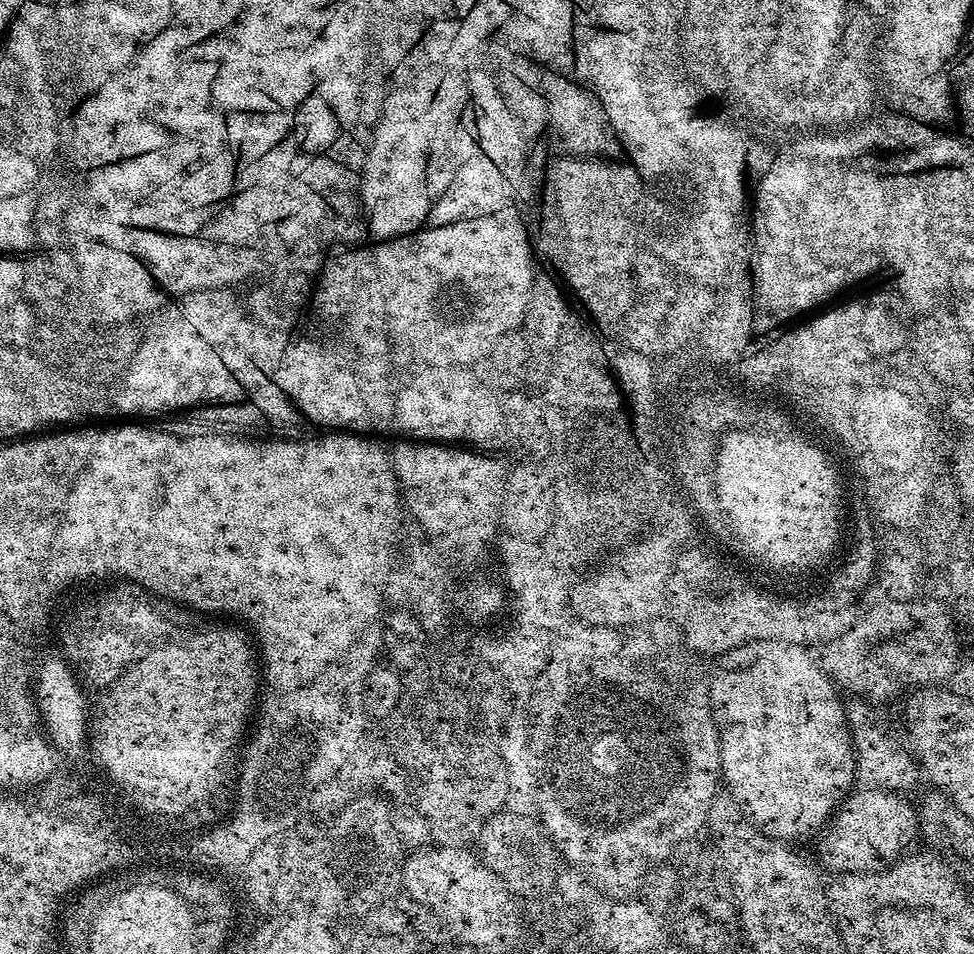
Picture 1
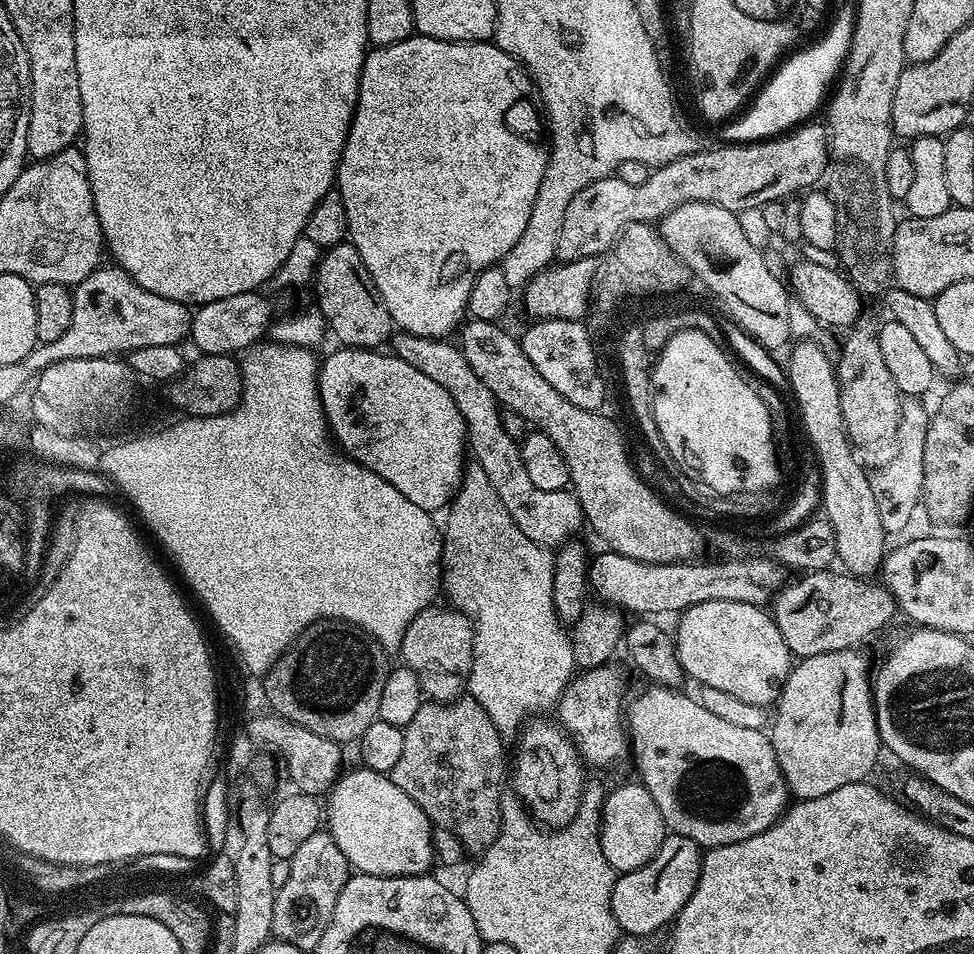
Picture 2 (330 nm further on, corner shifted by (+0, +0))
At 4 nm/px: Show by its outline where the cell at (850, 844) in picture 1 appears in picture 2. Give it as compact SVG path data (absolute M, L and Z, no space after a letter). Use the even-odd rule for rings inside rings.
M653 683L647 687L632 701L627 701L626 731L630 737L631 755L636 755L639 783L650 790L669 833L690 838L707 850L754 838L754 834L762 834L762 830L784 815L790 793L778 766L774 746L763 731L734 726L710 714L706 706L693 697L691 700L684 690L663 688L661 684Z

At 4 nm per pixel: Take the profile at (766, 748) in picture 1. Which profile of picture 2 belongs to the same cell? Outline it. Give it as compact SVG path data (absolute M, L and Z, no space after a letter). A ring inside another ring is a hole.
M702 602L686 609L679 617L680 625L674 628L676 653L685 673L703 686L726 690L747 704L775 705L784 689L790 671L790 653L775 620L761 605L746 602Z

